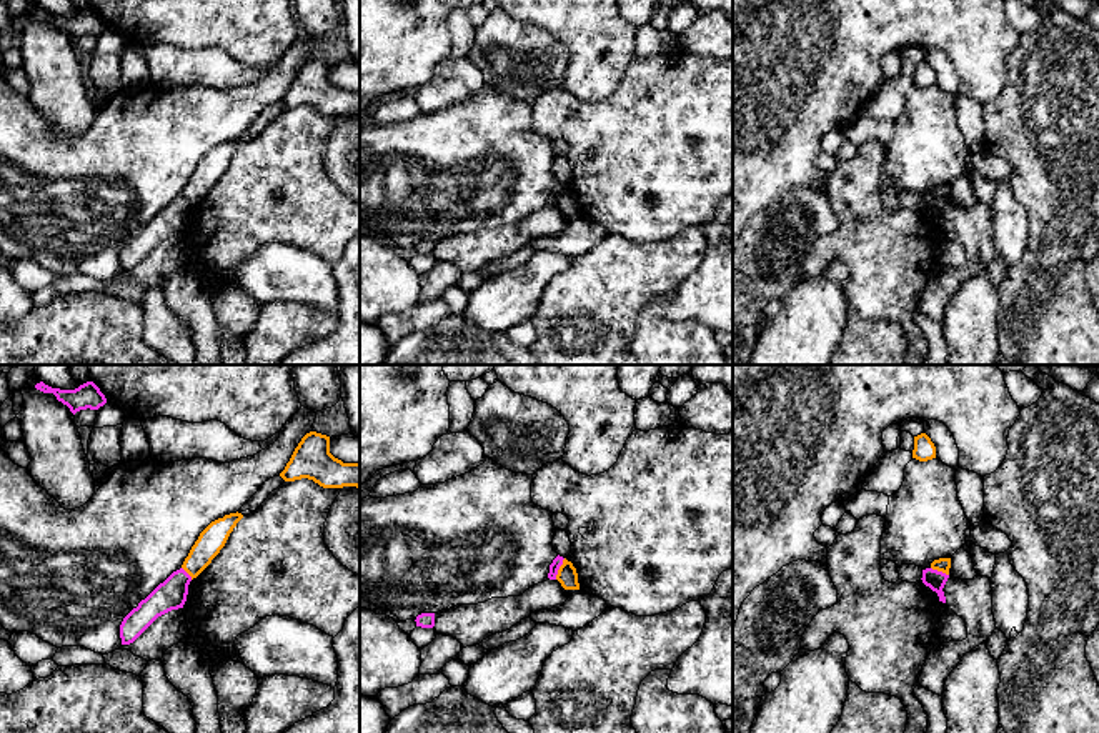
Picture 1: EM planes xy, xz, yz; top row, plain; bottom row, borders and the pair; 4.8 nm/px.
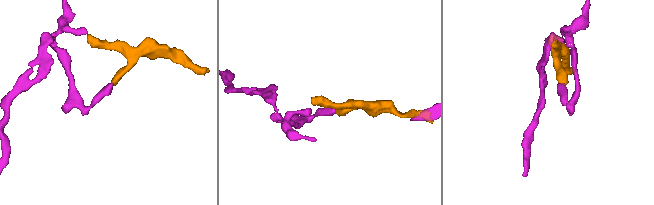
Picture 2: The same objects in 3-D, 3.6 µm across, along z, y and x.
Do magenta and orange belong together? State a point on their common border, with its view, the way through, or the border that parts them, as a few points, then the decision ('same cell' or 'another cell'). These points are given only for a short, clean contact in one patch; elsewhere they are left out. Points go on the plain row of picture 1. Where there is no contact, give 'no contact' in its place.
meets magenta in xz at (558, 195); border along xz (565, 185), (555, 205); another cell

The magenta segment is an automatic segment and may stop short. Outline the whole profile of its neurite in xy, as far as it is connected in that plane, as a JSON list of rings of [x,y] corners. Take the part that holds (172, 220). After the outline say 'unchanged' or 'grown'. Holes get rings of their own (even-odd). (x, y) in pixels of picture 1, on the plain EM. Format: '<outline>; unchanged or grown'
[[[180,195],[142,227],[120,252],[122,272],[133,270],[158,243],[183,235],[190,208],[191,203]]]; unchanged

